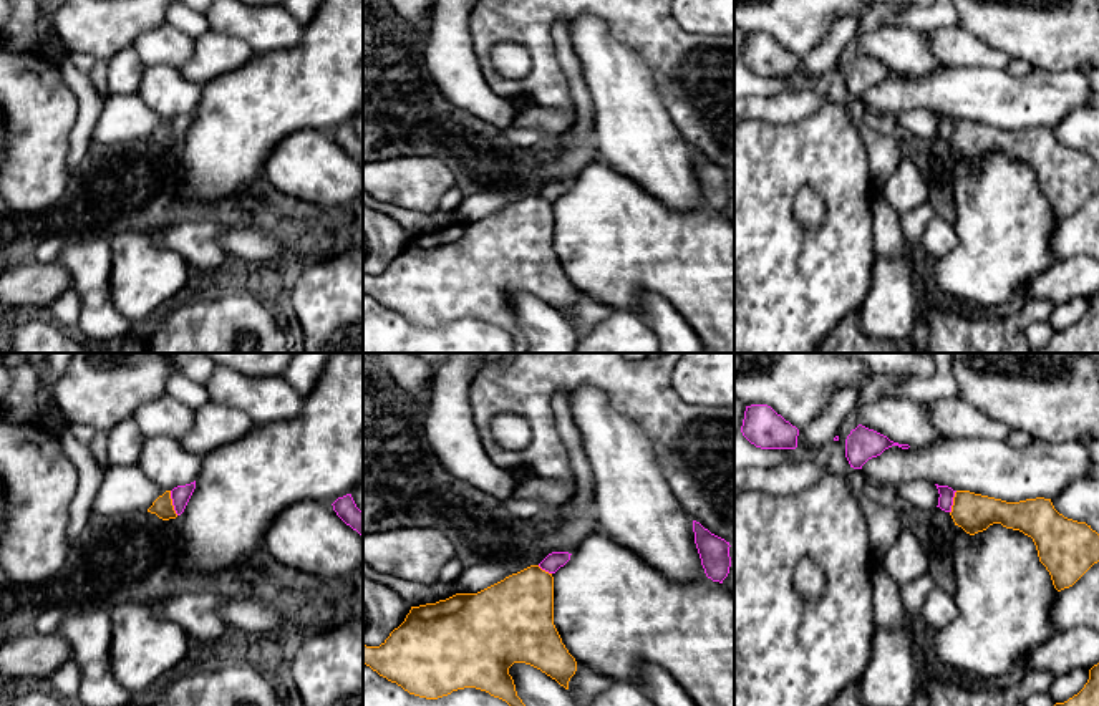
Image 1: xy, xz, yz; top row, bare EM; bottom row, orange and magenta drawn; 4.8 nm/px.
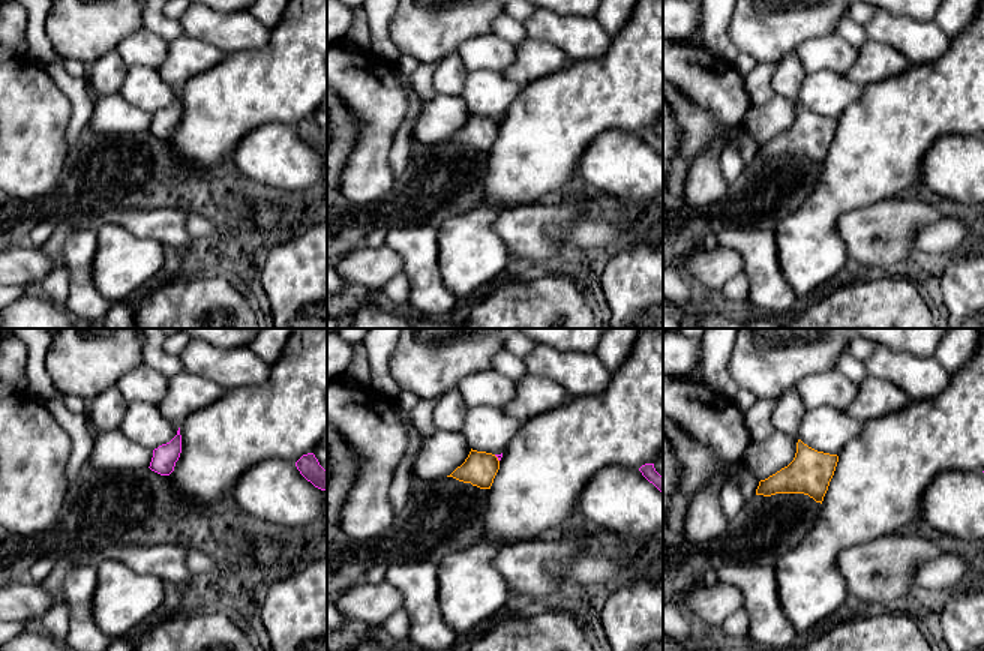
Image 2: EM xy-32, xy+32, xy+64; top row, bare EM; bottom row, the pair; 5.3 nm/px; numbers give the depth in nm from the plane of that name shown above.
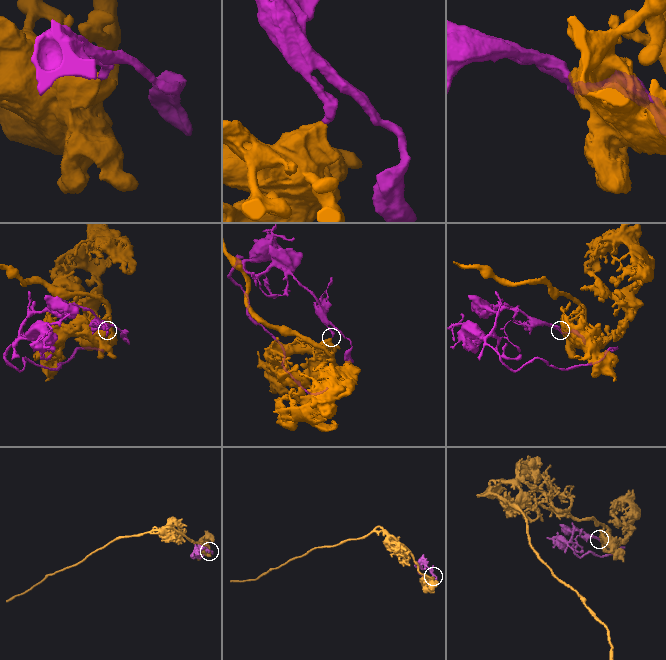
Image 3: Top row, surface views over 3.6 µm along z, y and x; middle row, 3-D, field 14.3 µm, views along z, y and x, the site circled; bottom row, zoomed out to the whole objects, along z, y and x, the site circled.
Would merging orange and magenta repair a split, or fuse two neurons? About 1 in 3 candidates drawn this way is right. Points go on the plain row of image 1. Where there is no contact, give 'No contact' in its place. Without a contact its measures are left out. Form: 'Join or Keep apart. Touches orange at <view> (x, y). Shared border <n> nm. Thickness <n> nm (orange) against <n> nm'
Keep apart. Touches orange at xy (171, 131). Shared border 130 nm. Thickness 100 nm (orange) against 90 nm

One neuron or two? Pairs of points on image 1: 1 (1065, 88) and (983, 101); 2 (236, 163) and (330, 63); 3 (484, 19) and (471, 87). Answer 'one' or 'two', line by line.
1: one
2: one
3: two

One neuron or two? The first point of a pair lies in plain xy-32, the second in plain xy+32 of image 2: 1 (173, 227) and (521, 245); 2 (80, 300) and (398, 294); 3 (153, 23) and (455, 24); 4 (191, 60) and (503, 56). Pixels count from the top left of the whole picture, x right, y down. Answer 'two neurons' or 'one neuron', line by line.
1: one neuron
2: two neurons
3: two neurons
4: two neurons

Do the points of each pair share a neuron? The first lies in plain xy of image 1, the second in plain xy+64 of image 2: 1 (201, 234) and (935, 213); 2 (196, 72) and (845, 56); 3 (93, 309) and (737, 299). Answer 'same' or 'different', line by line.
1: same
2: different
3: different

